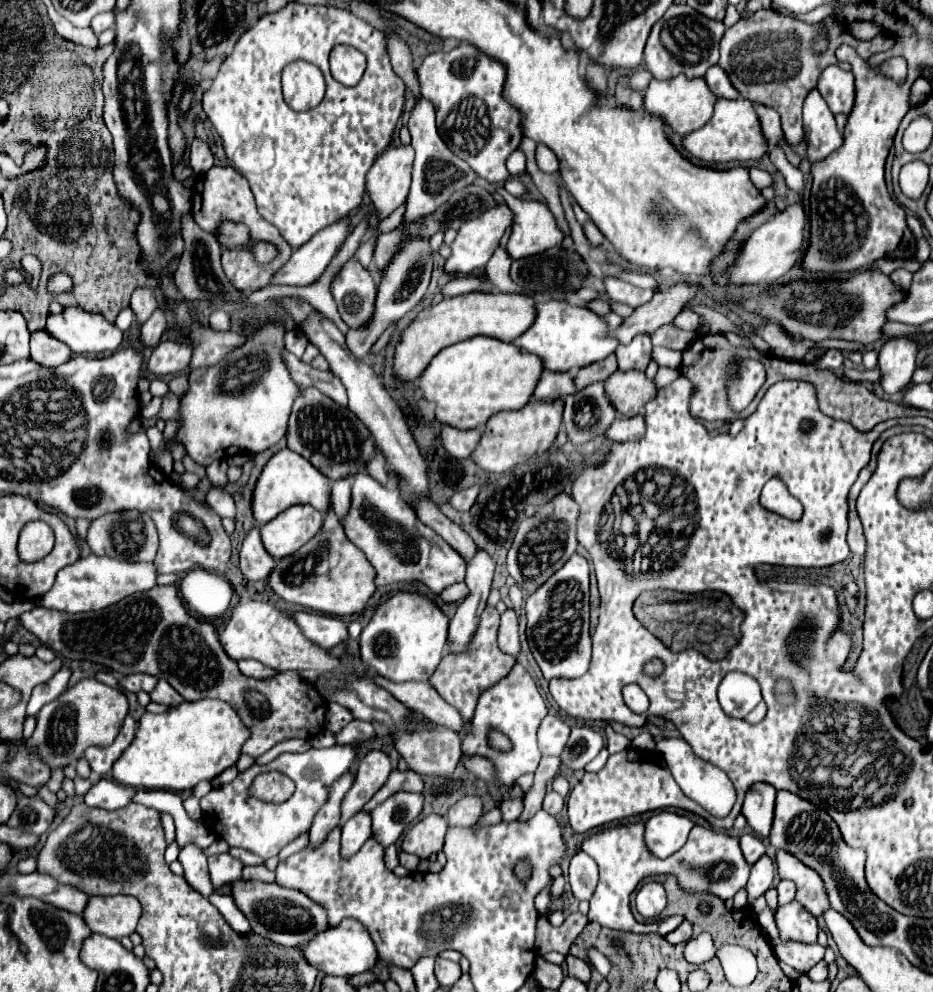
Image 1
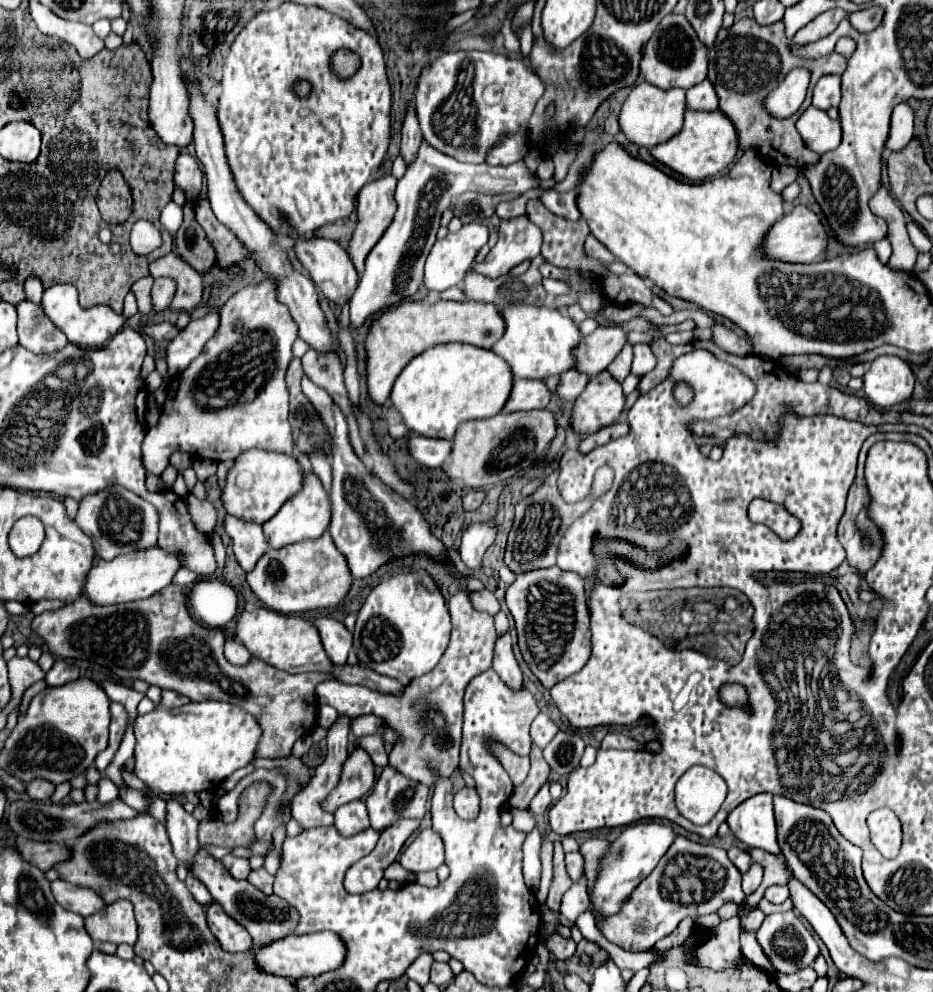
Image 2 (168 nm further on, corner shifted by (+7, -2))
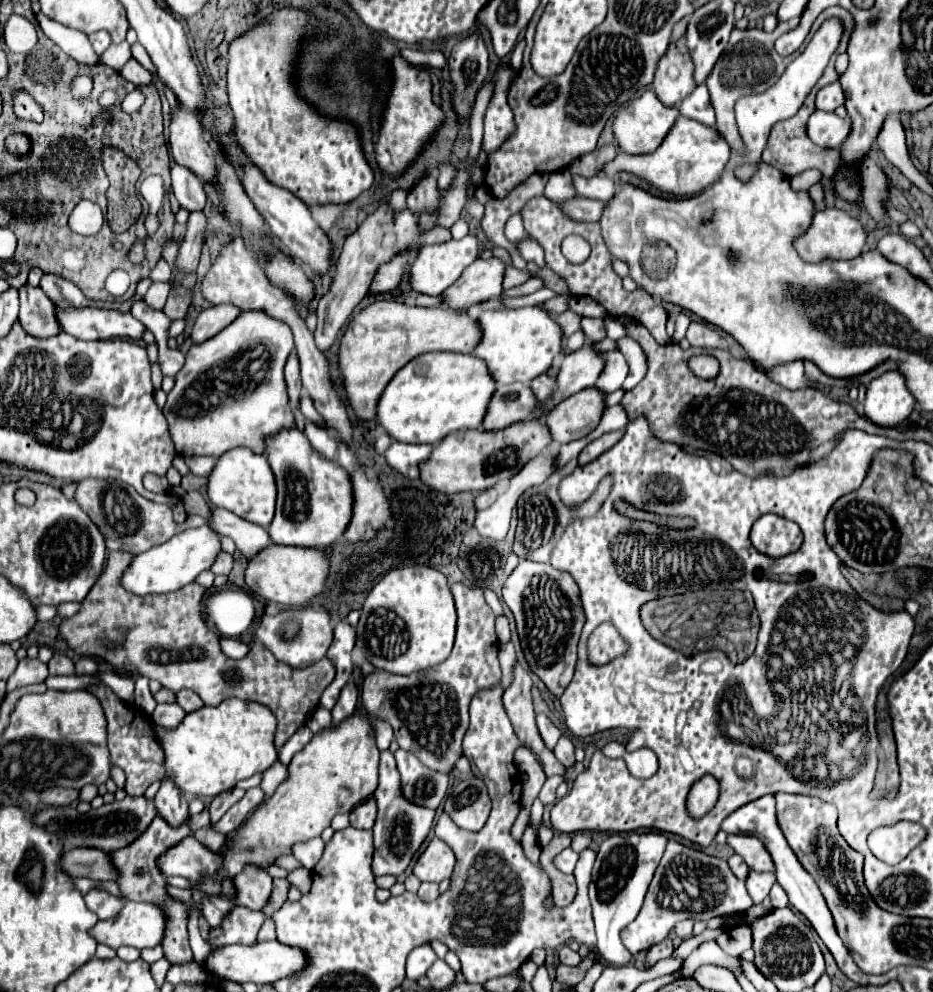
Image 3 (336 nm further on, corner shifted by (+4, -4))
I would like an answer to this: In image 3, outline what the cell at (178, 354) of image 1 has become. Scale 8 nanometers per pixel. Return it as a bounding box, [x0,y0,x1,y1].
[192,304,240,344]

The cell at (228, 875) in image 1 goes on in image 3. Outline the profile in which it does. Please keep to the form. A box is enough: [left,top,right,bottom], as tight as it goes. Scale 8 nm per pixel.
[236,866,272,910]

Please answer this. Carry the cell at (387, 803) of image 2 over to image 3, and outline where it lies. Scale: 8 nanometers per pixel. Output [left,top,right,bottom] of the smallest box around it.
[394,750,450,810]

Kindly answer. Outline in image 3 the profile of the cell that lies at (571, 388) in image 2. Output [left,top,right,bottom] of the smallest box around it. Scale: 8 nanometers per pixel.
[530,374,556,400]

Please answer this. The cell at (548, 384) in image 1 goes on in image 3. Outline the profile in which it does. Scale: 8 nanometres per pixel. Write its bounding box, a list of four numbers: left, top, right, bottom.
[484,384,536,430]

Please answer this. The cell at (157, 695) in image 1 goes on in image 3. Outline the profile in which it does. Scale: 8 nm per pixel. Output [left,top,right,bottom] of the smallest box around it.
[176,690,204,712]

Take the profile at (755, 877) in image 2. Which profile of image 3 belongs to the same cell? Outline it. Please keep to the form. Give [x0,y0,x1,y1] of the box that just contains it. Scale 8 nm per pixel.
[746,870,776,904]

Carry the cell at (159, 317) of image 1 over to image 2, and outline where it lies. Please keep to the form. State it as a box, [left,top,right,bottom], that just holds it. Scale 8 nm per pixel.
[151,278,175,314]

